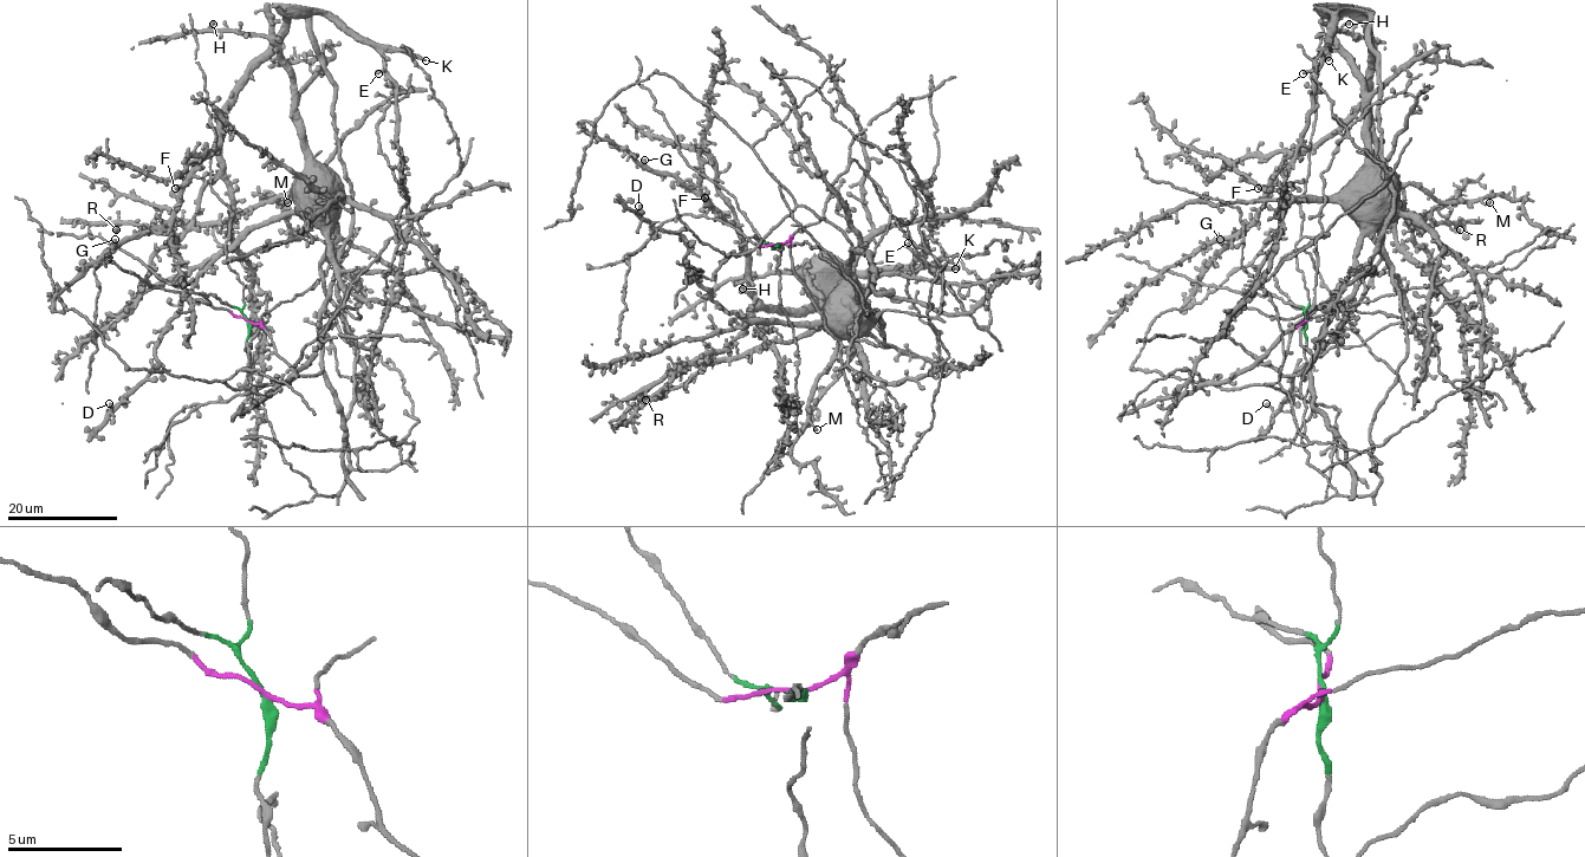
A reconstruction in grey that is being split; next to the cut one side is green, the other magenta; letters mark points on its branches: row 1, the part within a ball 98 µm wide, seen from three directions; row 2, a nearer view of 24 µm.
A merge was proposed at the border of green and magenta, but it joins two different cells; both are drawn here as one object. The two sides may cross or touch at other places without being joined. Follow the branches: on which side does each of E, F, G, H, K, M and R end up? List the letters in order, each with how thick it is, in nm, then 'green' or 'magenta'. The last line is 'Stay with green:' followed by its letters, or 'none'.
E: 400 nm | magenta
F: 340 nm | magenta
G: 340 nm | magenta
H: 340 nm | green
K: 320 nm | magenta
M: 280 nm | green
R: 460 nm | green
Stay with green: H, M, R

